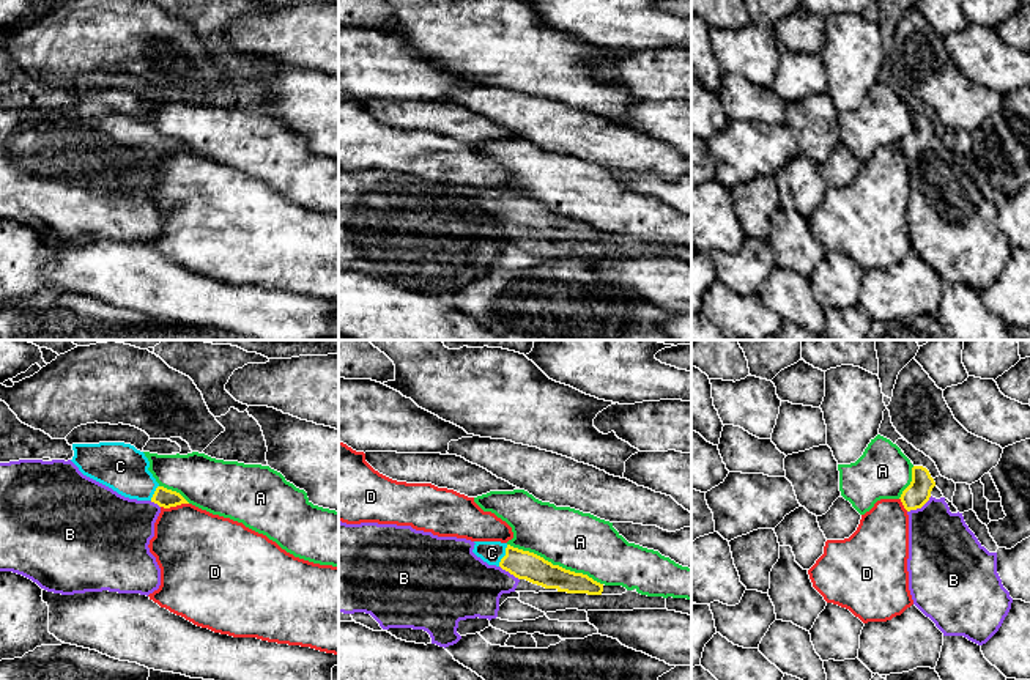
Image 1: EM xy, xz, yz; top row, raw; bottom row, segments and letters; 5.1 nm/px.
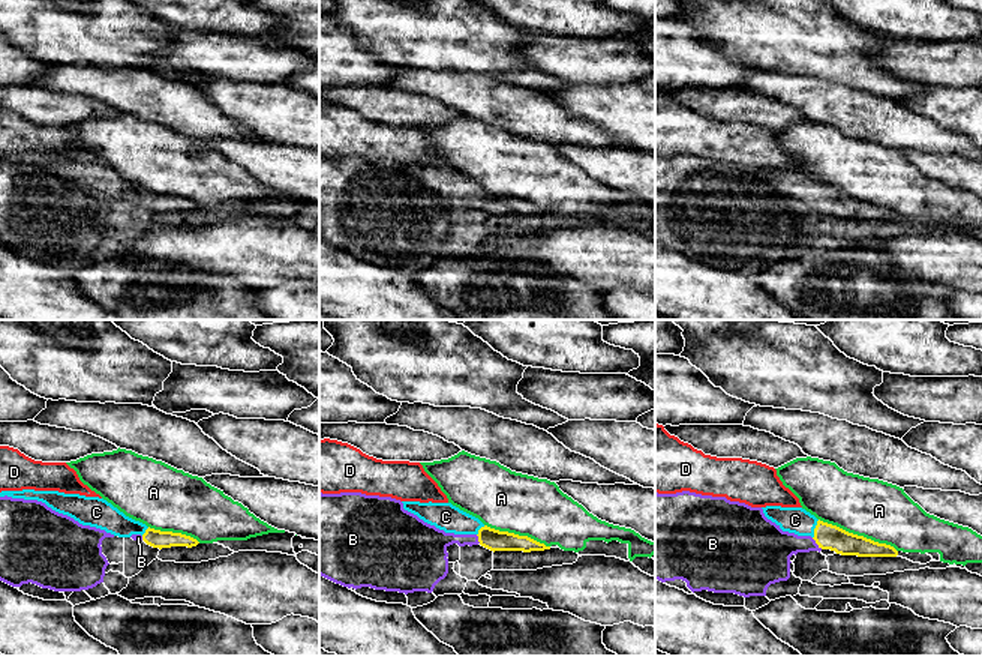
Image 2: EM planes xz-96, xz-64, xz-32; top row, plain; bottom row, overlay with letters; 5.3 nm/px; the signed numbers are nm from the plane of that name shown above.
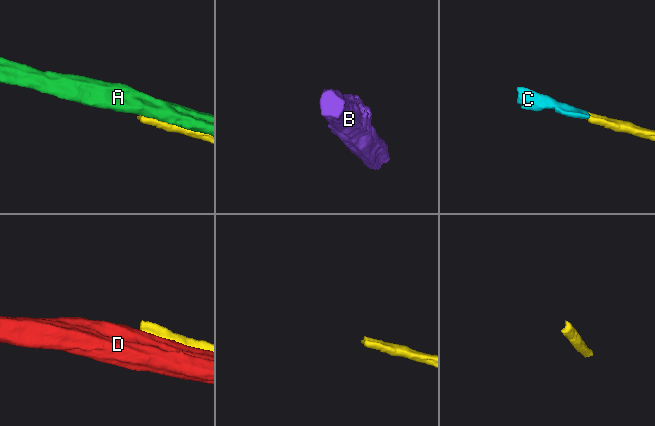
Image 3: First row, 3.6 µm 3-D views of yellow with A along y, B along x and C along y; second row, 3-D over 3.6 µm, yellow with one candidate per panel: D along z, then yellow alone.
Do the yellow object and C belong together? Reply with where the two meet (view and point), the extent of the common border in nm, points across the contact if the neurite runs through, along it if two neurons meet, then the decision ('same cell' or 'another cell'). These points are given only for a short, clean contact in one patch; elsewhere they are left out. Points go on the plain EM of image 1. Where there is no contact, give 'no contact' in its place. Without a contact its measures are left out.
meets yellow in xz at (504, 203); contact 120 nm long; runs through xz (522, 211), (504, 203), (492, 200); same cell

